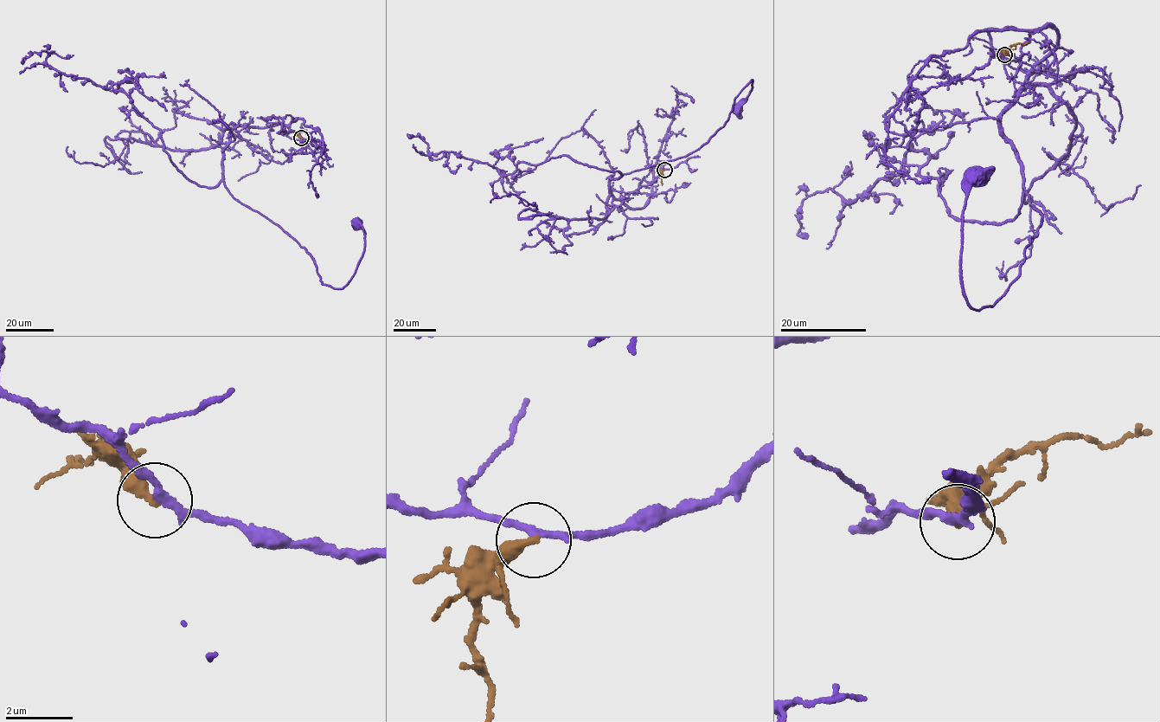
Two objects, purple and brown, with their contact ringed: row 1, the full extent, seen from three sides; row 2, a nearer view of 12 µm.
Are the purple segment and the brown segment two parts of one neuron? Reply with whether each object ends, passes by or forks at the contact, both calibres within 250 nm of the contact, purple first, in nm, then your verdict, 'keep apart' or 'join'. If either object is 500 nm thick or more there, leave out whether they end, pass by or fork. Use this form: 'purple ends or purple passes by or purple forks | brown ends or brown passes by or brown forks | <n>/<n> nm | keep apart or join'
purple passes by | brown ends | 220/380 nm | keep apart

